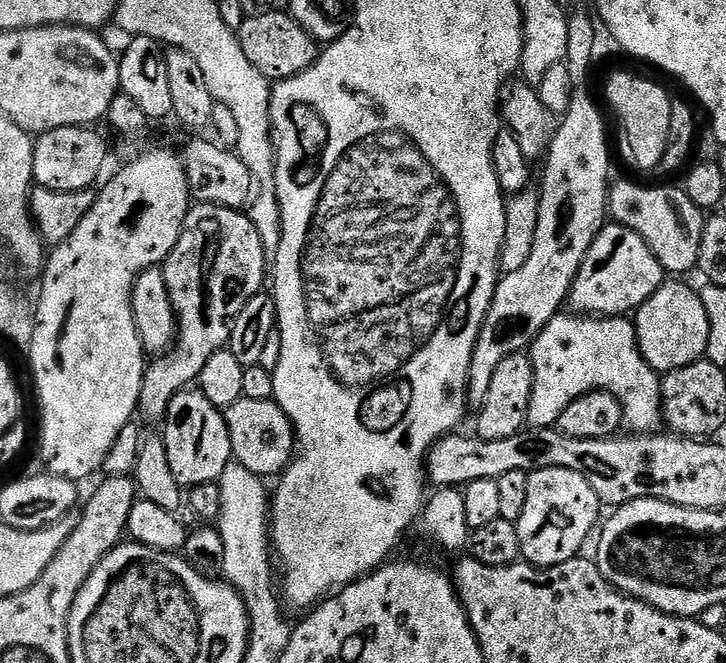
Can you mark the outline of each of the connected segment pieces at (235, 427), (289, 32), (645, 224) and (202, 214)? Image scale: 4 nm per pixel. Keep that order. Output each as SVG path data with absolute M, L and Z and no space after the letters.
M241 398L223 409L223 413L235 463L246 466L246 470L261 478L269 478L268 476L272 475L275 477L283 473L292 461L296 438L292 424L286 418L284 411L276 405L276 401Z
M284 10L249 15L238 35L242 54L246 54L246 58L250 58L253 66L270 82L289 80L291 76L302 74L318 55L318 41L306 34L306 30L302 30L302 26L298 26L298 22L294 22L294 18Z
M620 180L617 184L615 181L608 193L608 211L615 223L636 231L644 239L665 273L680 274L676 272L696 268L706 216L679 187L643 188L628 180Z
M201 204L189 207L188 217L184 220L184 225L180 231L178 242L174 246L174 250L170 253L167 260L162 265L164 269L164 277L166 278L166 290L170 294L170 302L172 310L176 315L176 338L167 354L160 354L155 357L156 360L147 365L144 370L144 381L142 382L142 390L140 391L140 407L138 416L144 419L148 424L159 425L165 414L168 412L168 403L177 396L178 393L185 391L189 386L195 385L199 381L202 374L202 366L206 366L206 362L210 362L210 354L221 351L227 345L230 334L232 333L232 321L236 319L239 312L246 306L246 302L250 302L250 298L254 298L257 292L261 291L266 284L266 265L264 263L264 251L262 250L262 238L258 234L258 230L254 226L251 215L245 214L243 211L235 208L223 208L221 204Z

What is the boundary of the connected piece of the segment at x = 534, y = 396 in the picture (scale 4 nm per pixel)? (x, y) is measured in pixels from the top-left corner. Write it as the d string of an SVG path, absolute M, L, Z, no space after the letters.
M557 314L546 322L530 345L532 361L532 393L529 396L528 424L534 428L555 425L556 419L570 402L588 392L609 392L618 398L624 415L623 427L632 434L652 434L661 427L660 380L658 373L644 360L636 341L636 326L624 316L590 316Z

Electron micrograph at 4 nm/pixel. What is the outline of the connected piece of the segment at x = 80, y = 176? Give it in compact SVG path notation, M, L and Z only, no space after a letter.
M91 127L59 128L39 133L32 145L32 178L39 187L50 190L82 190L92 188L104 168L108 148Z

